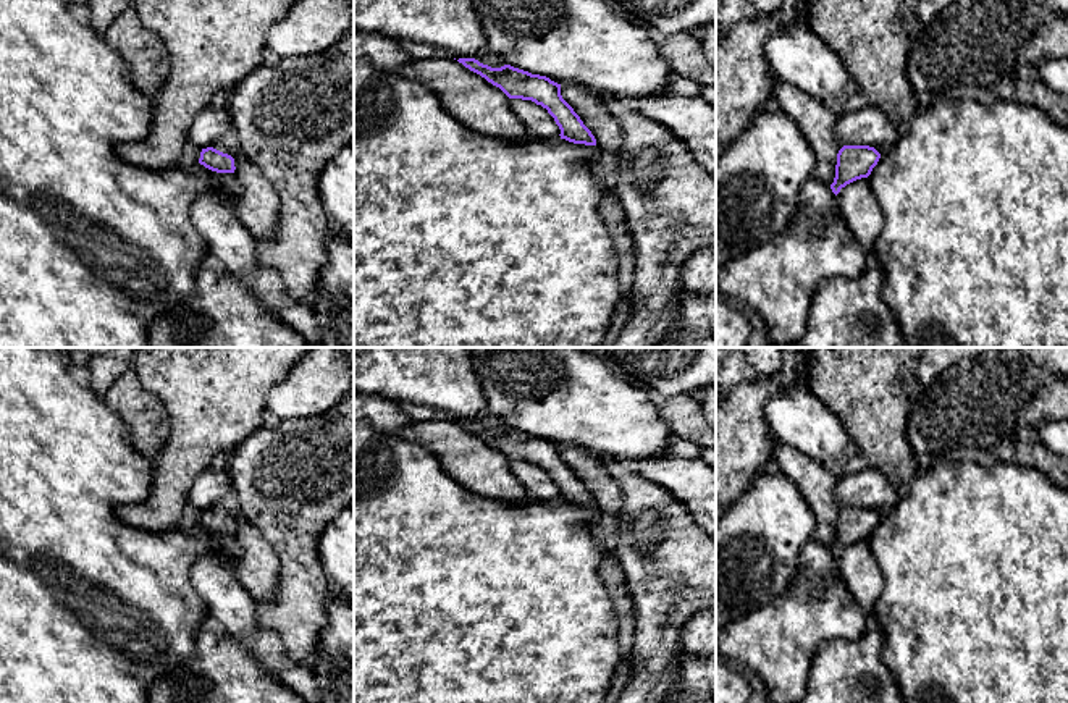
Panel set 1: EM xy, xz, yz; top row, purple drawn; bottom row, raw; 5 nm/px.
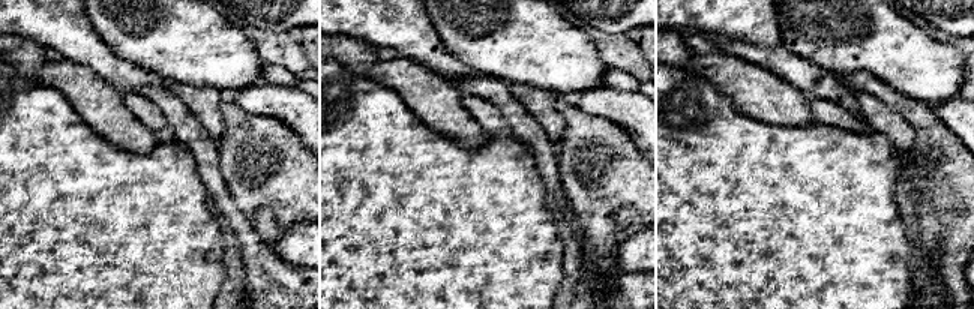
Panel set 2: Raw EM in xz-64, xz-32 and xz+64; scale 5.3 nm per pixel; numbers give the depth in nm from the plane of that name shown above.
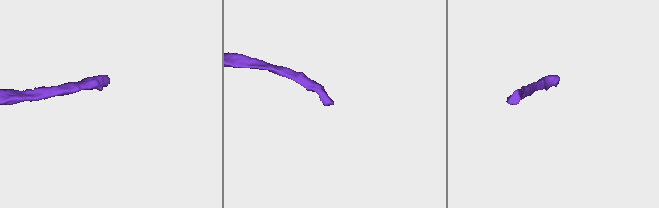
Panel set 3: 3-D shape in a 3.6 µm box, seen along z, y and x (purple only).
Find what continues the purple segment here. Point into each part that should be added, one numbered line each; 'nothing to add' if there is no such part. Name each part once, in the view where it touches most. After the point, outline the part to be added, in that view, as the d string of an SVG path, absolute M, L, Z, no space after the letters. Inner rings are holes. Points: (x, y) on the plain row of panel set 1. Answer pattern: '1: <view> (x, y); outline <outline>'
1: xy (230, 509); outline M234 501L231 503L221 503L221 504L215 504L213 507L210 507L223 516L228 516L234 520L234 528L238 527L238 517L239 517L239 511Z

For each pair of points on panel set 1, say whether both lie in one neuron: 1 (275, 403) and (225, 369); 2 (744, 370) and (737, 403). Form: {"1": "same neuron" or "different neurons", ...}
{"1": "different neurons", "2": "different neurons"}

